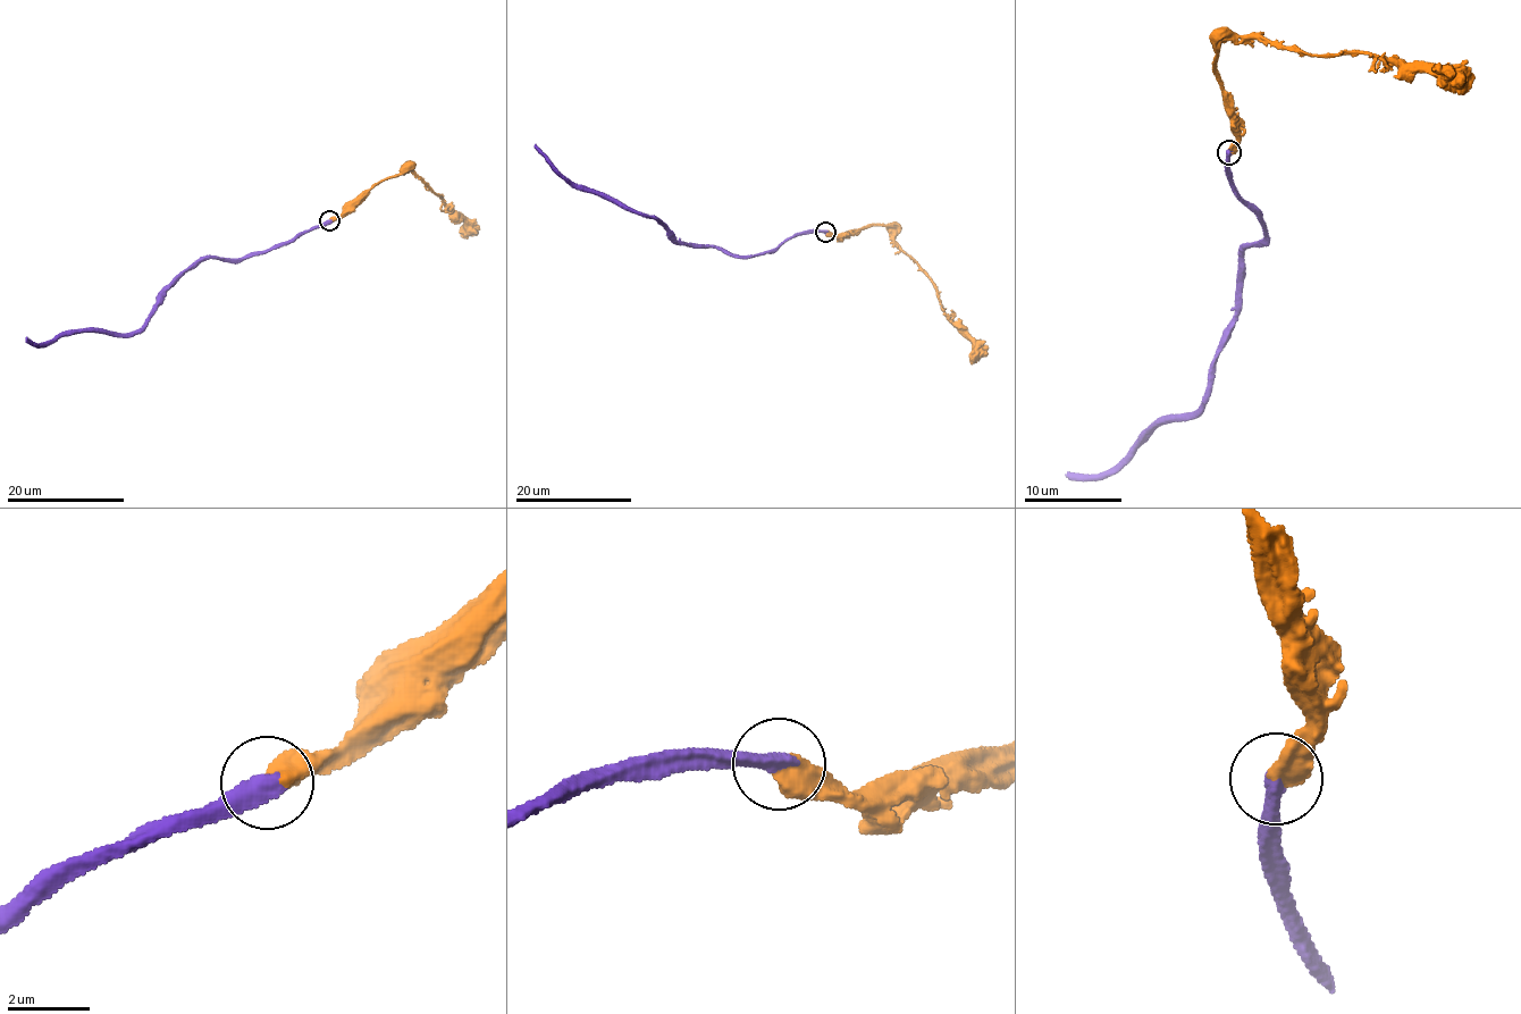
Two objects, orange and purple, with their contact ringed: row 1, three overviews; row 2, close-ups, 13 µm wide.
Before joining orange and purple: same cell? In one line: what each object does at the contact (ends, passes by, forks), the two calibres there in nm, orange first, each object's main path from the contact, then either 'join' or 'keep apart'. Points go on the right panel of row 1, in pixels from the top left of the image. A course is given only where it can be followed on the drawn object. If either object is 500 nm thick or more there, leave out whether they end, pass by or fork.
600/480 nm | orange via (1230, 152), (1238, 124), (1215, 65), (1228, 38), (1262, 35), (1309, 56), (1396, 58), (1435, 76), (1473, 80) | purple via (1228, 152), (1230, 182), (1265, 235), (1242, 251), (1232, 329), (1204, 401), (1162, 421), (1111, 470), (1066, 476) | join

